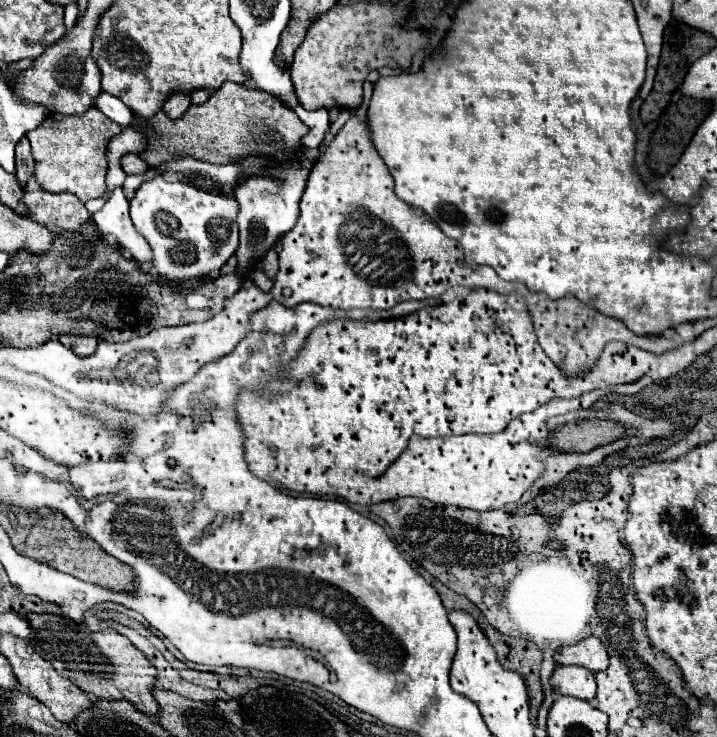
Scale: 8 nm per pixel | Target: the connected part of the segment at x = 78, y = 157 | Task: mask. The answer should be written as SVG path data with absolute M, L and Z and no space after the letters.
M88 108L80 116L48 114L46 120L32 132L28 140L32 144L32 156L36 162L34 176L38 184L48 192L72 192L82 202L100 198L106 192L106 170L108 170L108 142L122 132L122 126L108 120L100 110Z

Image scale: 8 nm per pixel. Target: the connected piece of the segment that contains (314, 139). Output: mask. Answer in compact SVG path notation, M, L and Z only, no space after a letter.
M290 94L284 102L288 104L288 108L296 110L298 118L308 126L308 134L302 138L302 148L304 148L304 150L314 150L314 148L318 148L318 146L322 144L322 140L324 140L324 134L326 134L328 128L330 128L328 110L314 110L314 112L304 110L302 104L300 104L300 100L296 98L296 94Z

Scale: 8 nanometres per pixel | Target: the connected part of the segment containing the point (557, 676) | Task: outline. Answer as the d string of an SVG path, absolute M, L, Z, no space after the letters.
M558 666L550 678L550 686L558 694L592 700L596 696L594 674L580 666Z

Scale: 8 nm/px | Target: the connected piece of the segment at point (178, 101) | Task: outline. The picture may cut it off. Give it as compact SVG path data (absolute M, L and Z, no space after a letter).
M178 90L178 92L172 92L172 94L166 98L166 102L164 102L164 112L168 114L168 118L176 120L176 118L180 118L180 116L188 110L188 106L190 106L190 94Z

